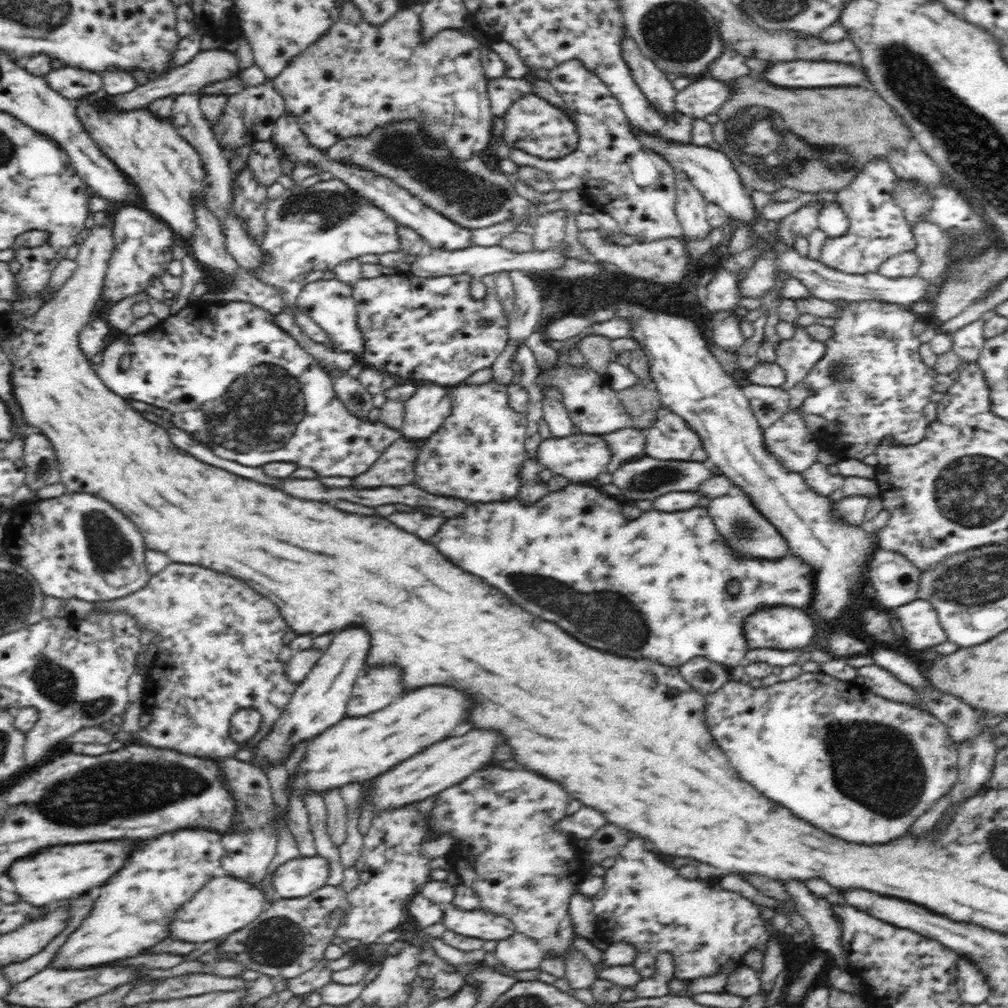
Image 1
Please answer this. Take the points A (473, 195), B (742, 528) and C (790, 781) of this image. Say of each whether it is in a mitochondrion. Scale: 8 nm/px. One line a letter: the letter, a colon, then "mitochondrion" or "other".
A: mitochondrion
B: mitochondrion
C: other

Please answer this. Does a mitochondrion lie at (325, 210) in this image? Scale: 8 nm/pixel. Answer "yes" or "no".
yes

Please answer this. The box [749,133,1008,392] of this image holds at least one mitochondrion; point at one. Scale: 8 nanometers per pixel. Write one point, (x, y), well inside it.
(836, 161)

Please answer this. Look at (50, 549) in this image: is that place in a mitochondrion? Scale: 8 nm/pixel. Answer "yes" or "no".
no

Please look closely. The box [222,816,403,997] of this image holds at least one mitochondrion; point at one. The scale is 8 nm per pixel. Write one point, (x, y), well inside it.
(276, 942)

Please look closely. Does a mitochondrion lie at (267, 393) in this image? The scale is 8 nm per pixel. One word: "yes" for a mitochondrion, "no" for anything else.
yes

